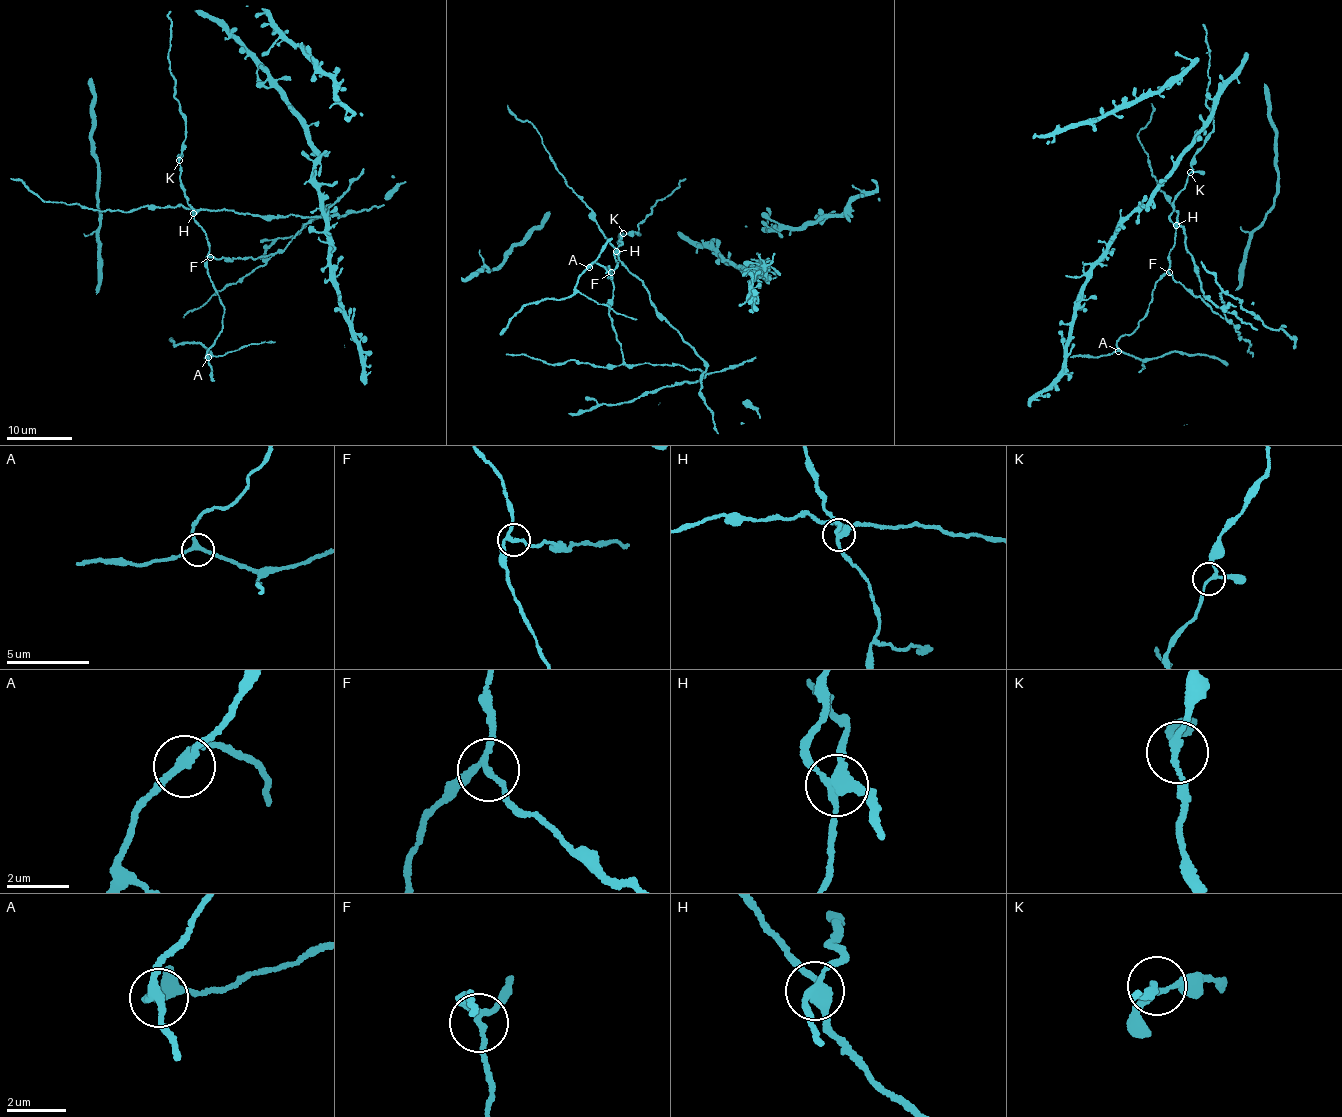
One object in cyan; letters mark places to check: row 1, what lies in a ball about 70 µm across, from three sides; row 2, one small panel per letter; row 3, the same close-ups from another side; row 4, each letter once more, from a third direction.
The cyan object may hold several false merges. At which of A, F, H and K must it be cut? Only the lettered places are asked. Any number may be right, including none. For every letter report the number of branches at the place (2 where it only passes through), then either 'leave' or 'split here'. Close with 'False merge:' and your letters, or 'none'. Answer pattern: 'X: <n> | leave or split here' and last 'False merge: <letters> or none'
A: 3 | leave
F: 3 | split here
H: 4 | split here
K: 3 | leave
False merge: F, H

